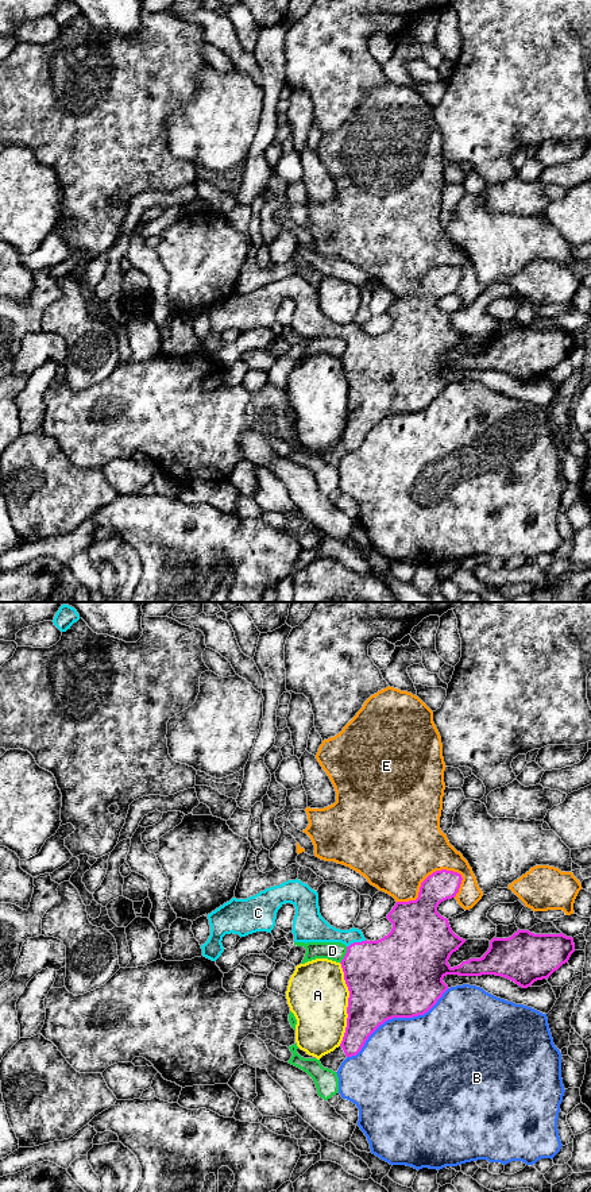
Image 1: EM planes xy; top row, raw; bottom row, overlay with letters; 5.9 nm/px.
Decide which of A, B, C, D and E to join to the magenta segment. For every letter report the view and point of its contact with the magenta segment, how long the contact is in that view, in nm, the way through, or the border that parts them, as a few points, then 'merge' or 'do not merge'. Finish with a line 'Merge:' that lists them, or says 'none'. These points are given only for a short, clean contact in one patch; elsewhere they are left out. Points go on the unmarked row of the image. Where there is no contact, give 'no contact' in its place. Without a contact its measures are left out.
A: meets magenta in xy at (348, 400); contact 500 nm long; do not merge
B: meets magenta in xy at (396, 412); contact 750 nm long; do not merge
C: meets magenta in xy at (356, 338); contact 130 nm long; runs through xy (383, 370), (359, 346), (356, 338), (317, 324); merge
D: meets magenta in xy at (346, 350); contact 110 nm long; do not merge
E: meets magenta in xy at (425, 274); contact 420 nm long; do not merge
Merge: C

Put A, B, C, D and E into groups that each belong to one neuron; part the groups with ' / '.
A / B / C / D / E

